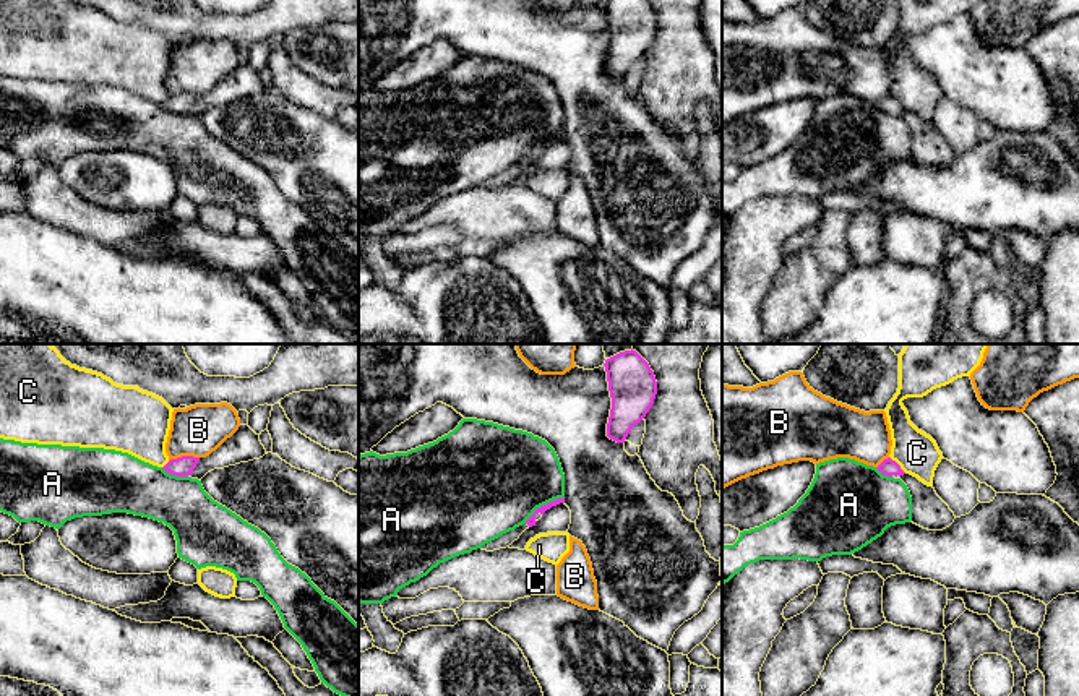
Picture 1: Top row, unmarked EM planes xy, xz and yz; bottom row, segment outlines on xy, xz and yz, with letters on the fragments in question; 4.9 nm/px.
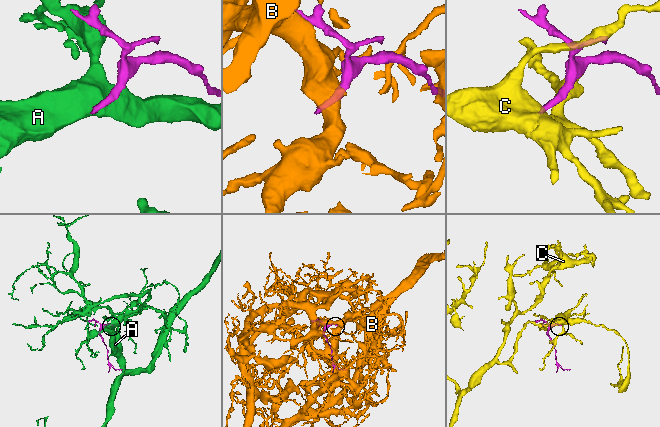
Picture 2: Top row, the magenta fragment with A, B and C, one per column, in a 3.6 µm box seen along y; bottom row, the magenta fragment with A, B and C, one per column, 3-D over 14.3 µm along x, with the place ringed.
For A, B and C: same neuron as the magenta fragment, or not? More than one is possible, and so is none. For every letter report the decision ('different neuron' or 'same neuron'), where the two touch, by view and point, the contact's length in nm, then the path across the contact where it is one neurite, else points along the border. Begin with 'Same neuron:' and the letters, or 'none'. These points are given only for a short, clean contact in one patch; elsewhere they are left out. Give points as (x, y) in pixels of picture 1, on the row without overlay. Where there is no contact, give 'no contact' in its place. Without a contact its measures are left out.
Same neuron: none
A: different neuron; contact xz (544, 141); length 240 nm; border xz (563, 132), (541, 141), (524, 159)
B: different neuron; contact xy (184, 93); length 150 nm
C: different neuron; contact yz (898, 101); length 120 nm; border yz (889, 93), (906, 109)

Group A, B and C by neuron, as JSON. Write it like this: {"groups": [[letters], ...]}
{"groups": [["A"], ["B"], ["C"]]}

